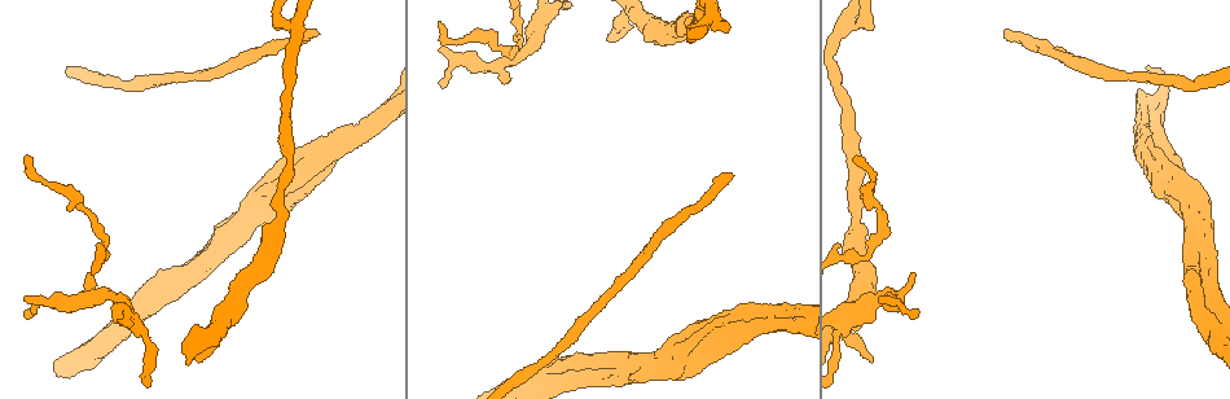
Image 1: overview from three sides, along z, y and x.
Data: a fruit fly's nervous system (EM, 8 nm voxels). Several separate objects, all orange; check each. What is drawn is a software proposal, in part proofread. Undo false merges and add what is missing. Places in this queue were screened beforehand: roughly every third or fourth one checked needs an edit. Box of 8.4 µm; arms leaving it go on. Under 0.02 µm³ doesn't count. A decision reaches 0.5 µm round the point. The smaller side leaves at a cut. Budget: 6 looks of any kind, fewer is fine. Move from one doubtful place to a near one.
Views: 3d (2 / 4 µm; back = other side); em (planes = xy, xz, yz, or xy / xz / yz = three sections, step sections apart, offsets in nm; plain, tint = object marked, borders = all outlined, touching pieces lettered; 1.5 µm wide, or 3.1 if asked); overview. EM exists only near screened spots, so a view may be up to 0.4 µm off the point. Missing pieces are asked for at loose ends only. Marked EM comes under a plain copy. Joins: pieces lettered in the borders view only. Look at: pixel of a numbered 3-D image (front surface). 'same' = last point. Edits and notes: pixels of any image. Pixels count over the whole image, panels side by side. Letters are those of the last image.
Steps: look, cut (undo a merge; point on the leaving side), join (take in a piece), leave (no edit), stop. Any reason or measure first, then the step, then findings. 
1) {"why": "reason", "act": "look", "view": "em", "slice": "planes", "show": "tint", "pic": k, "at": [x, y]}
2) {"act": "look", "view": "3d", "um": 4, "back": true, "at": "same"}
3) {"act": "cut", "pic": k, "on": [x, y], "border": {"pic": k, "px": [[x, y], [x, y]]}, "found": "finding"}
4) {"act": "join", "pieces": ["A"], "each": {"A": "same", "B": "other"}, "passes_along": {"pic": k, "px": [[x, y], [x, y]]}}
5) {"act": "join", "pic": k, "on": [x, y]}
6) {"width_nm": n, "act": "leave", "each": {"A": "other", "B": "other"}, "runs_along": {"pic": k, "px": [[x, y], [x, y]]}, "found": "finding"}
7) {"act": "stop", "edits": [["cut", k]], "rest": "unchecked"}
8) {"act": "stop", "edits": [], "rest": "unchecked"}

{"why": "branch stops here", "act": "look", "view": "em", "slice": "yz", "step": 8, "show": "borders", "pic": 1, "at": [745, 332]}

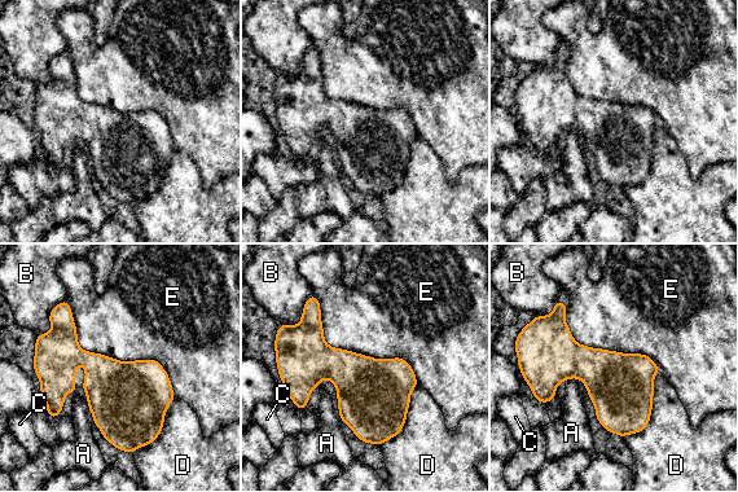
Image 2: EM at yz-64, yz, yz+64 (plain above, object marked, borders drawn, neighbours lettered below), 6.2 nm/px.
{"width_nm": 360, "act": "leave", "each": {"A": "other", "B": "other", "C": "other", "D": "other", "E": "other"}, "found": "none of them fits"}

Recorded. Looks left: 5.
{"why": "an open end", "act": "look", "view": "3d", "um": 2, "pic": 1, "at": [1008, 29]}

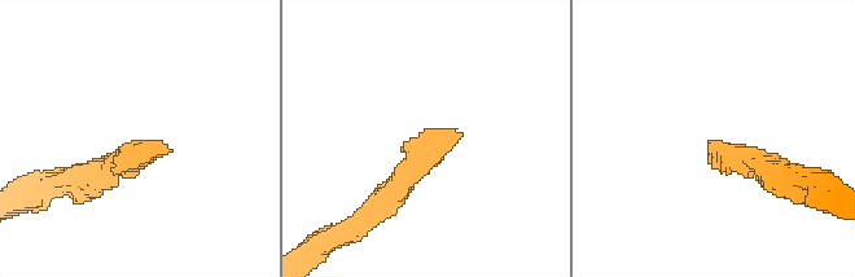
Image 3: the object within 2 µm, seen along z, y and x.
{"act": "look", "view": "em", "slice": "xz", "step": 8, "show": "tint", "pic": 3, "at": [166, 146]}

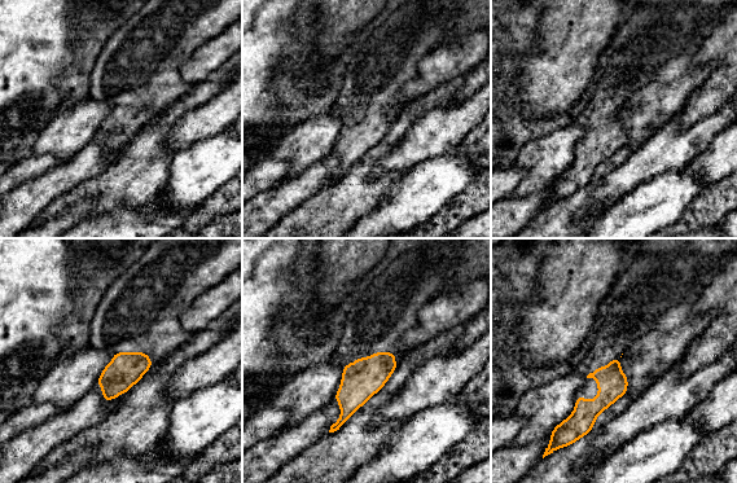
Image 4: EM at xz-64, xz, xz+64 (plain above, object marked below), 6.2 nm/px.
{"act": "look", "view": "em", "slice": "planes", "show": "borders", "at": "same"}

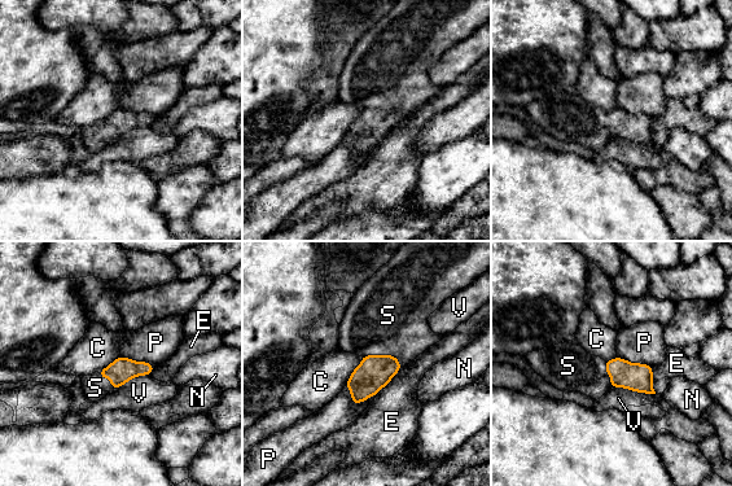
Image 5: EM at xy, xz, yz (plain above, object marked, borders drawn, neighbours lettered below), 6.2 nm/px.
{"act": "join", "pieces": ["S"], "each": {"C": "other", "E": "other", "N": "other", "P": "other", "S": "same", "V": "other"}, "passes_along": {"pic": 5, "px": [[375, 372], [384, 355], [388, 315]]}, "found": "the neuron continues"}

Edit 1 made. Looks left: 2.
{"why": "free end", "act": "look", "view": "3d", "um": 4, "pic": 1, "at": [914, 272]}

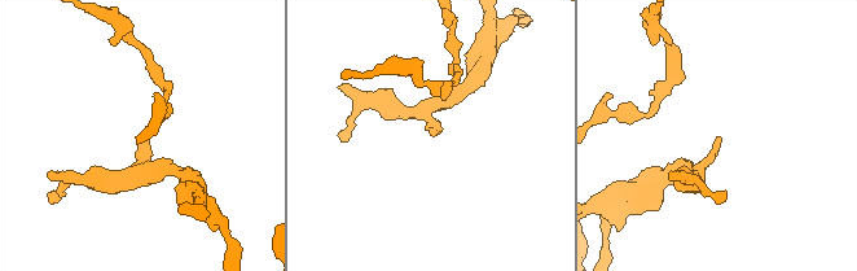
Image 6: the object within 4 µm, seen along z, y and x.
{"why": "shape alone is not enough", "act": "look", "view": "em", "slice": "planes", "show": "borders", "pic": 6, "at": [430, 133]}

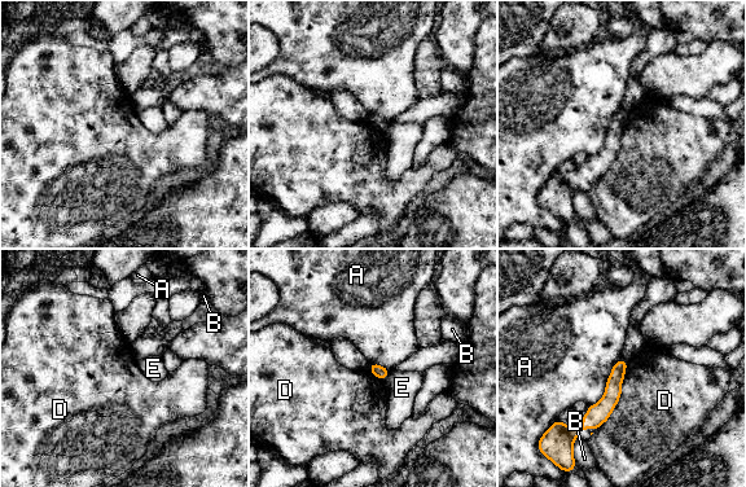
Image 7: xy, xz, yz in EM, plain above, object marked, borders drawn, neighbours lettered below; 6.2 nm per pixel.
{"longest_contact_nm": ["D", 480], "act": "leave", "each": {"A": "other", "B": "other", "D": "other", "E": "other"}, "runs_along": {"pic": 7, "px": [[623, 363], [609, 402], [578, 431], [569, 431]]}, "found": "no lettered piece goes on from it"}

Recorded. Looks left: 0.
{"act": "stop", "edits": [["join", 5]], "rest": "unchecked"}

